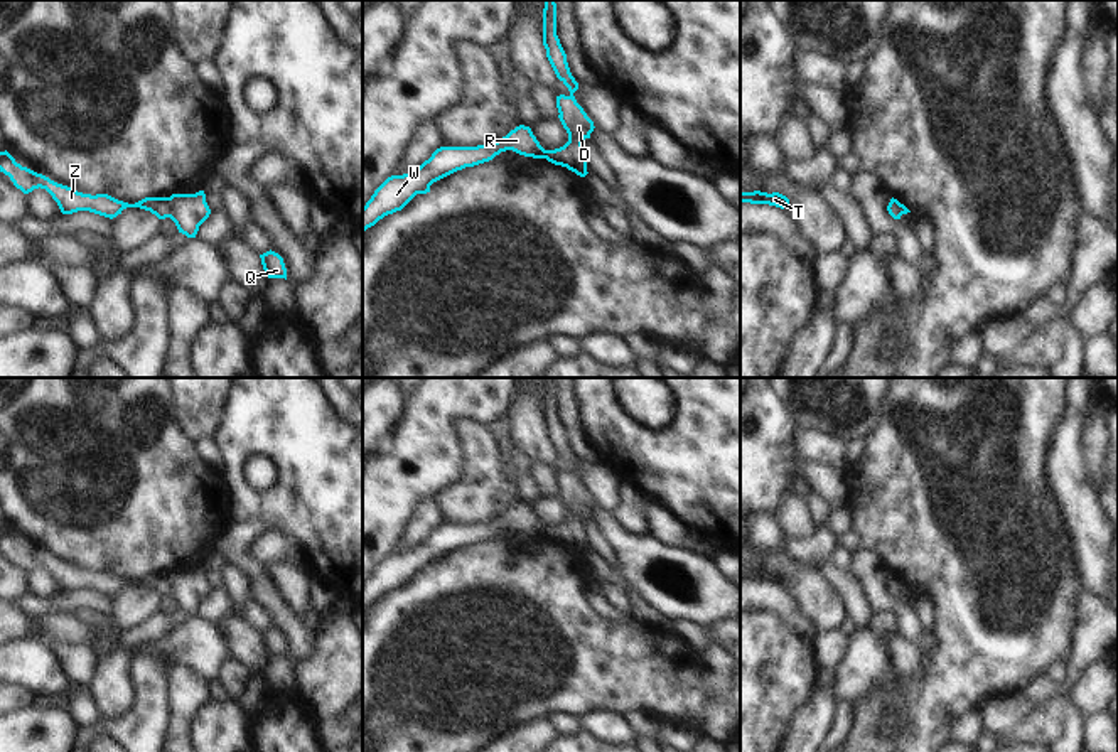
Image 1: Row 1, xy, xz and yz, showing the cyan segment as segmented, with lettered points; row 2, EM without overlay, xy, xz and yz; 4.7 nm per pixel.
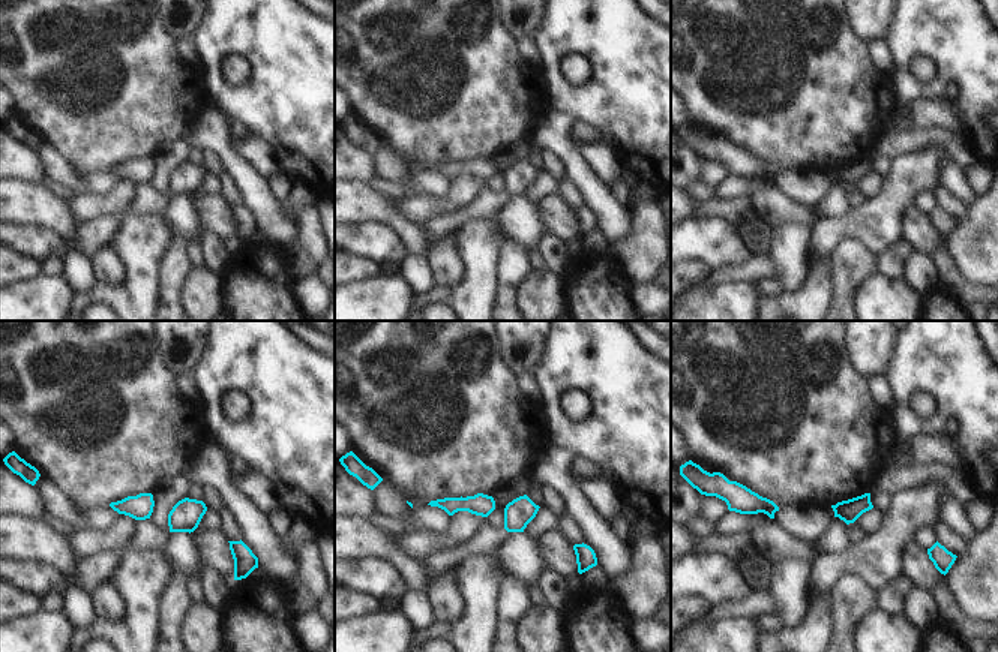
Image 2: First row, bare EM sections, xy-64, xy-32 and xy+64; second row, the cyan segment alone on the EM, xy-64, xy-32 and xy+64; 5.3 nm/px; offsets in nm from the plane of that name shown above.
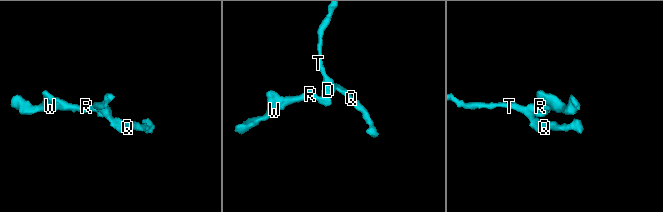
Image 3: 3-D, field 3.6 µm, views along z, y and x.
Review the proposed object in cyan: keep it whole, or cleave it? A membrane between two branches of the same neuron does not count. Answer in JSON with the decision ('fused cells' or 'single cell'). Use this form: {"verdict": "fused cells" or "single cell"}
{"verdict": "single cell"}

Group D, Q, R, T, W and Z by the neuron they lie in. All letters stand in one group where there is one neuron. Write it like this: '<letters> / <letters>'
D Q R T W Z

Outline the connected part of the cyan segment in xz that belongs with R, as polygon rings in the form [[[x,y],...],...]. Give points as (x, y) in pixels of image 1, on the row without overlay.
[[[545,378],[543,386],[543,423],[556,455],[568,465],[570,472],[556,474],[558,496],[568,511],[568,519],[555,528],[545,528],[529,504],[519,502],[497,519],[477,524],[440,524],[418,546],[388,555],[363,585],[363,609],[374,604],[379,597],[401,588],[417,572],[430,570],[430,563],[457,548],[492,538],[506,528],[524,534],[546,536],[555,543],[567,545],[585,555],[587,536],[583,518],[590,516],[594,499],[577,481],[573,470],[578,460],[570,450],[567,432],[556,413],[556,381]]]

